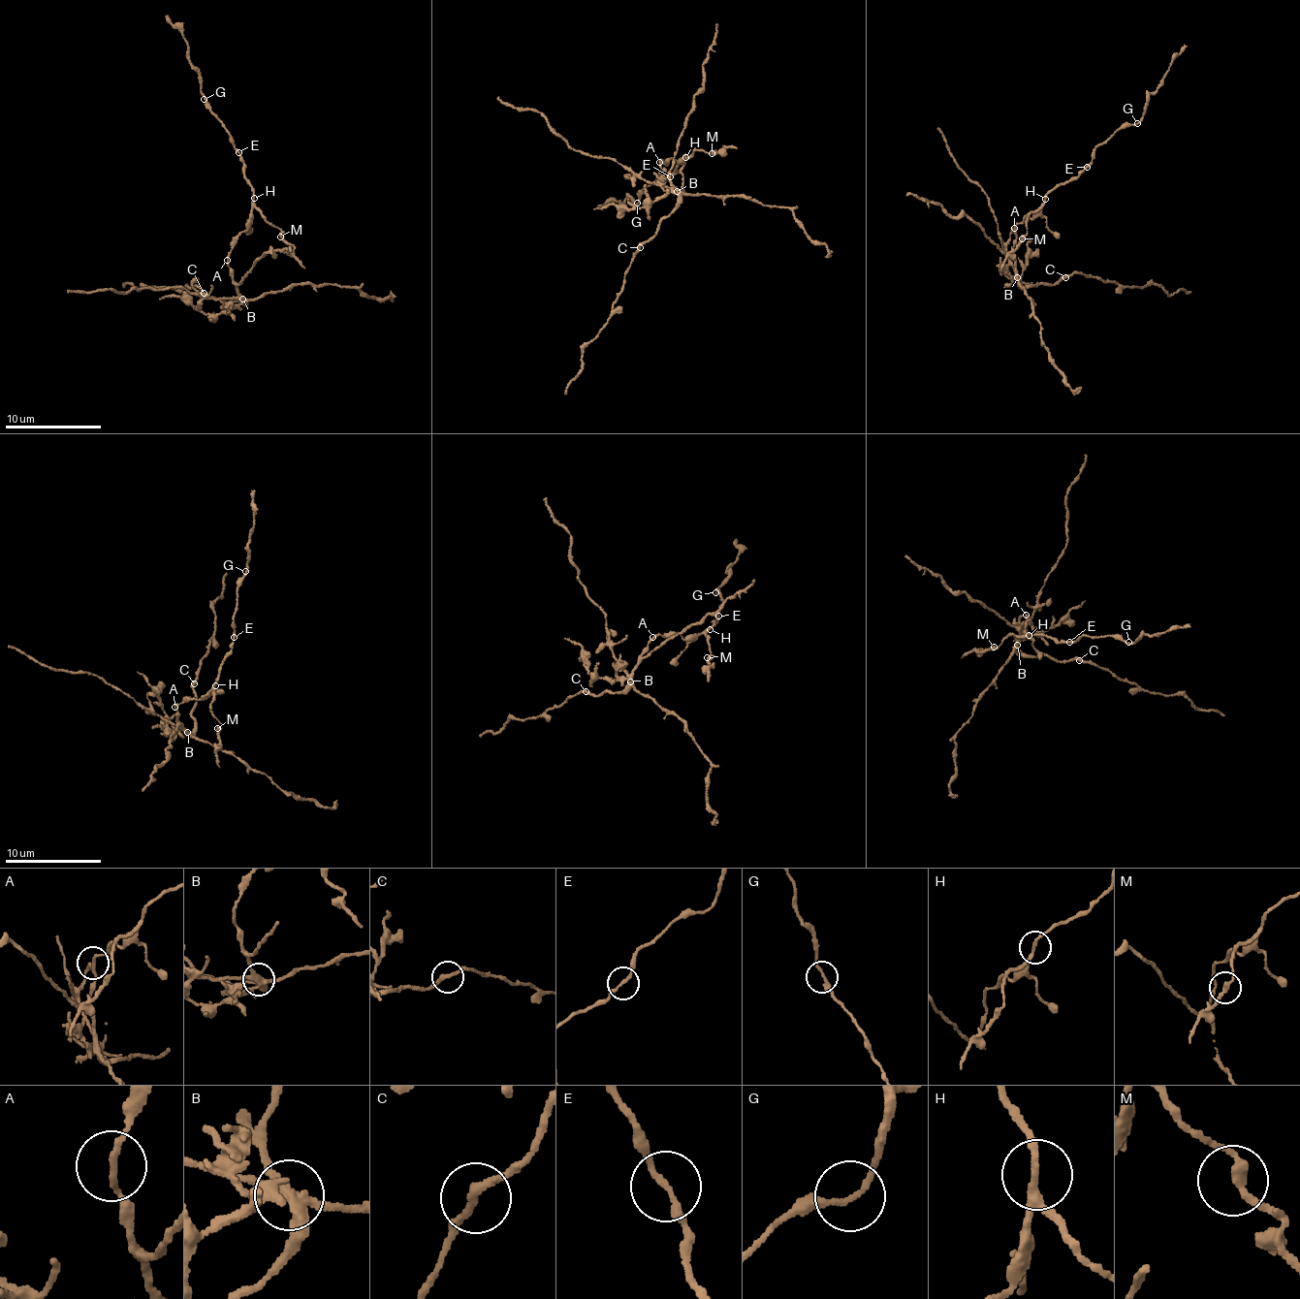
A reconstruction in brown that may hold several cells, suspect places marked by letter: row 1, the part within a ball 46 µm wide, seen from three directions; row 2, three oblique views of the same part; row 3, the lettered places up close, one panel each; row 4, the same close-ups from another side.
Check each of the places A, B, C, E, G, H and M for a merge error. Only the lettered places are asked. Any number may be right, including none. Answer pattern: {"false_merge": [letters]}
{"false_merge": ["A", "B", "H"]}

